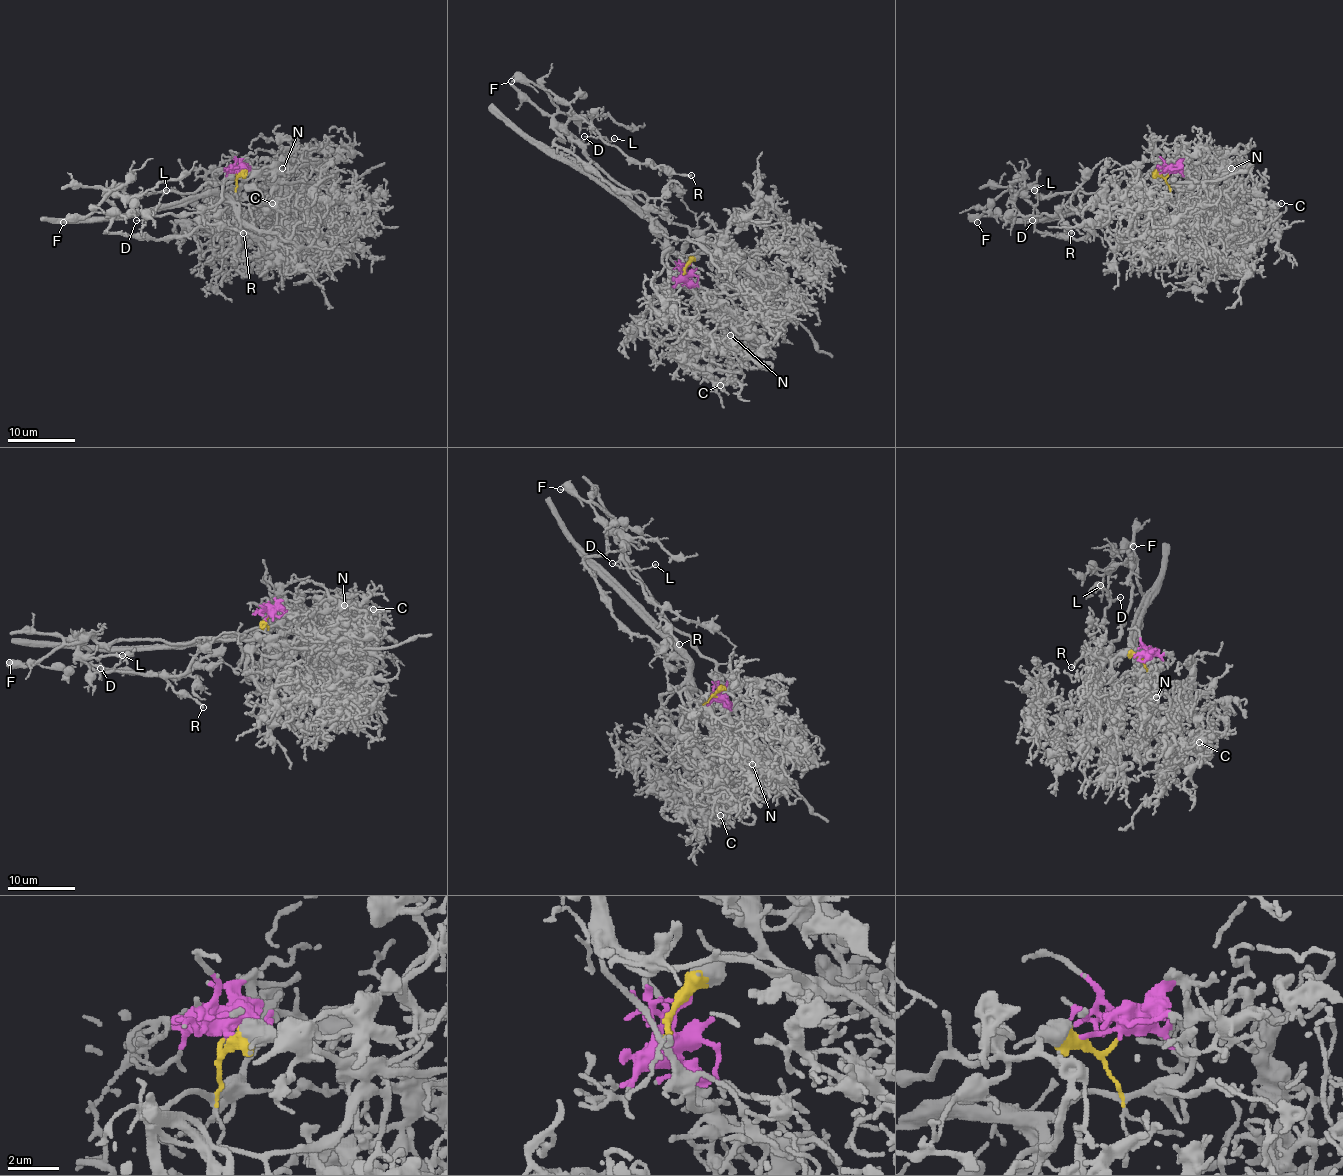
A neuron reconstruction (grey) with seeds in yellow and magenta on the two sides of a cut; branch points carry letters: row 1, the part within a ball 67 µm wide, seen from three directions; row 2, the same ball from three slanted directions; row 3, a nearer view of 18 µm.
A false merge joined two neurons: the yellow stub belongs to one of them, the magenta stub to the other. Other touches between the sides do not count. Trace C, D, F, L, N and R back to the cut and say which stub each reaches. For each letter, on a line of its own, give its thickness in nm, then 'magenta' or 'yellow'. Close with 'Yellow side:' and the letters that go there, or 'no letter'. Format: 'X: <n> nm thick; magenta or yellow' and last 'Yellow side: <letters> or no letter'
C: 150 nm thick; magenta
D: 100 nm thick; yellow
F: 160 nm thick; yellow
L: 110 nm thick; yellow
N: 150 nm thick; magenta
R: 170 nm thick; yellow
Yellow side: D, F, L, R

